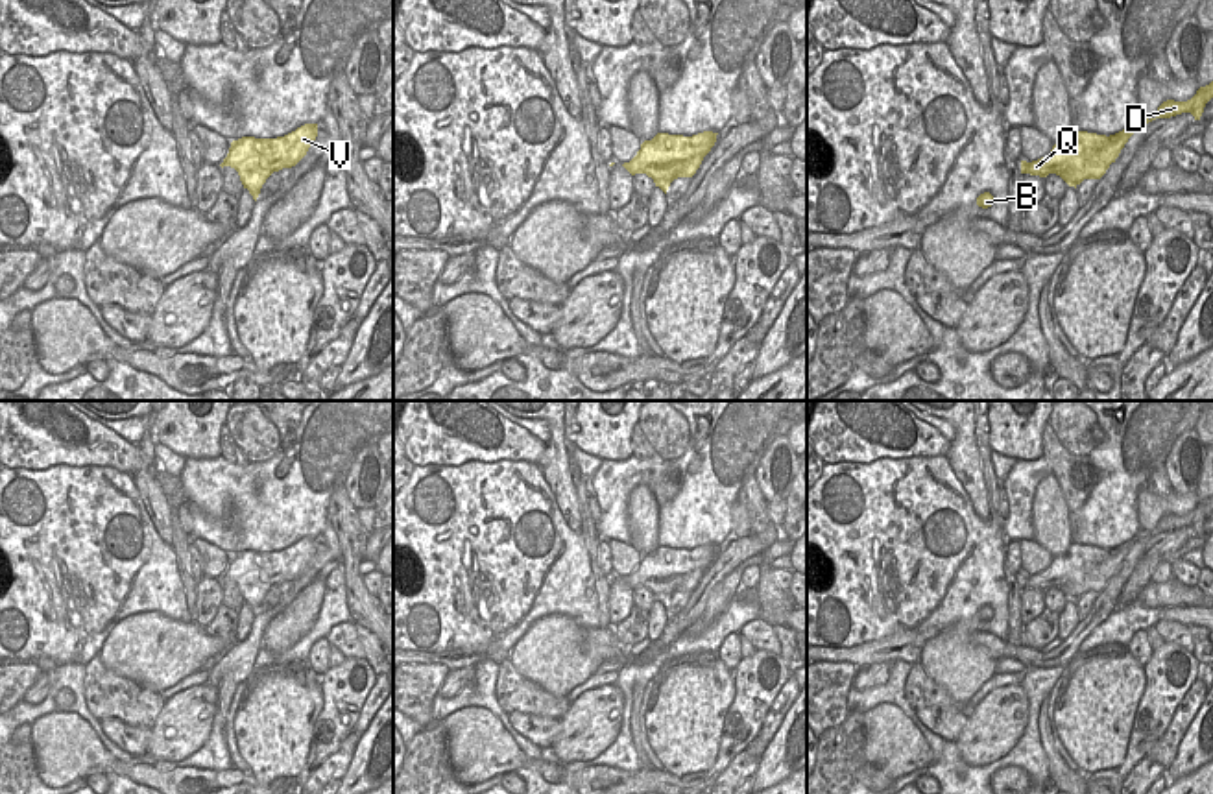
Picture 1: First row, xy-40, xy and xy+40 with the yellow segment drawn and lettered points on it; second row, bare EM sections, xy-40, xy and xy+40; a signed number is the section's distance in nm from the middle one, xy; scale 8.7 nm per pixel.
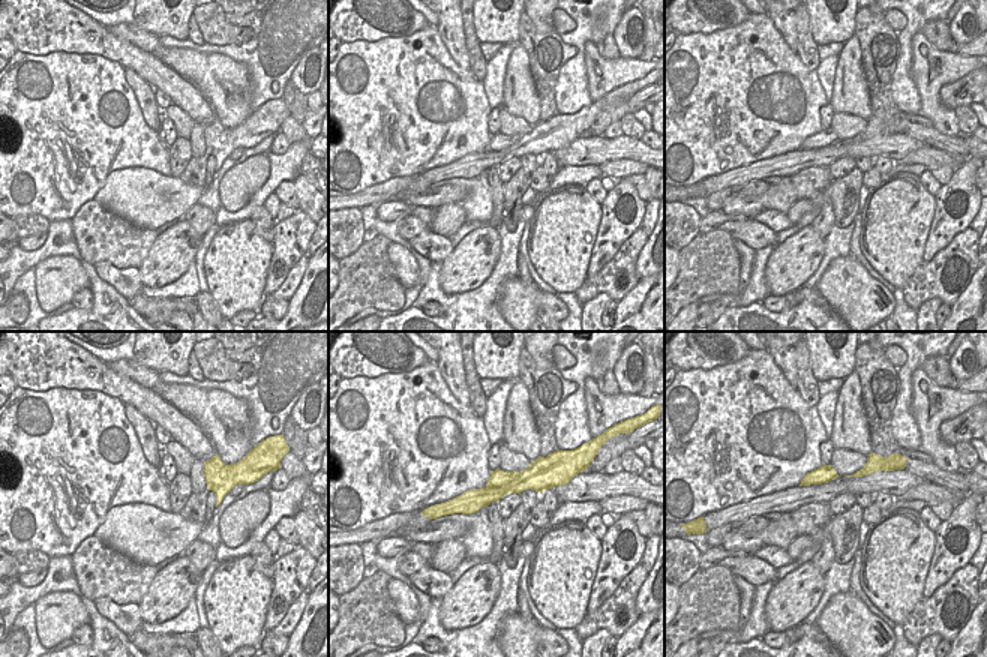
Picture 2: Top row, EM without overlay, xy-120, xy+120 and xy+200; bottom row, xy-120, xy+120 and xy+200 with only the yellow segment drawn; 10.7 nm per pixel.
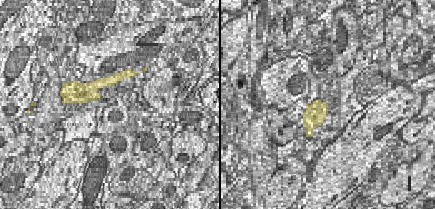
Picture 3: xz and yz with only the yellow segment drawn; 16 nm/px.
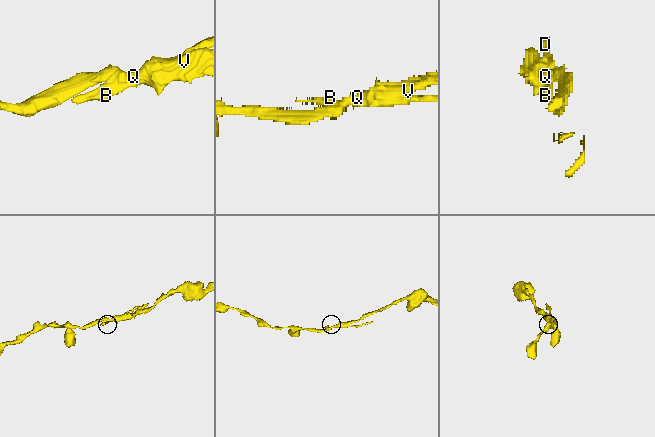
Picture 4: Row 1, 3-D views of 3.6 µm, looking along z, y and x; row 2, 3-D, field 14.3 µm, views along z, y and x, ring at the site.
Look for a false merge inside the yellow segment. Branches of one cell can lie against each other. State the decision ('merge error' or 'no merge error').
merge error

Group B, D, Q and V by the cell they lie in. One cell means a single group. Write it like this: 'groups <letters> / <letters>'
groups B D Q / V

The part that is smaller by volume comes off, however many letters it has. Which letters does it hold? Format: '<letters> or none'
B, D, Q

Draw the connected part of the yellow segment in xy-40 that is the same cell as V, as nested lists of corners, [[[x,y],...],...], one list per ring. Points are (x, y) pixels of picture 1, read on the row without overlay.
[[[318,537],[306,541],[303,550],[297,550],[294,558],[264,558],[247,561],[242,554],[233,554],[227,571],[220,578],[240,582],[242,574],[253,572],[277,572],[282,580],[295,580],[314,558],[318,550]]]

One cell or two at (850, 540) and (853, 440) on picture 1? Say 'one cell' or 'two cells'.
two cells

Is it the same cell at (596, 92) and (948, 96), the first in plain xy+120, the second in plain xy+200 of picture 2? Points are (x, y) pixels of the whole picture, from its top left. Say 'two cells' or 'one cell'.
two cells

